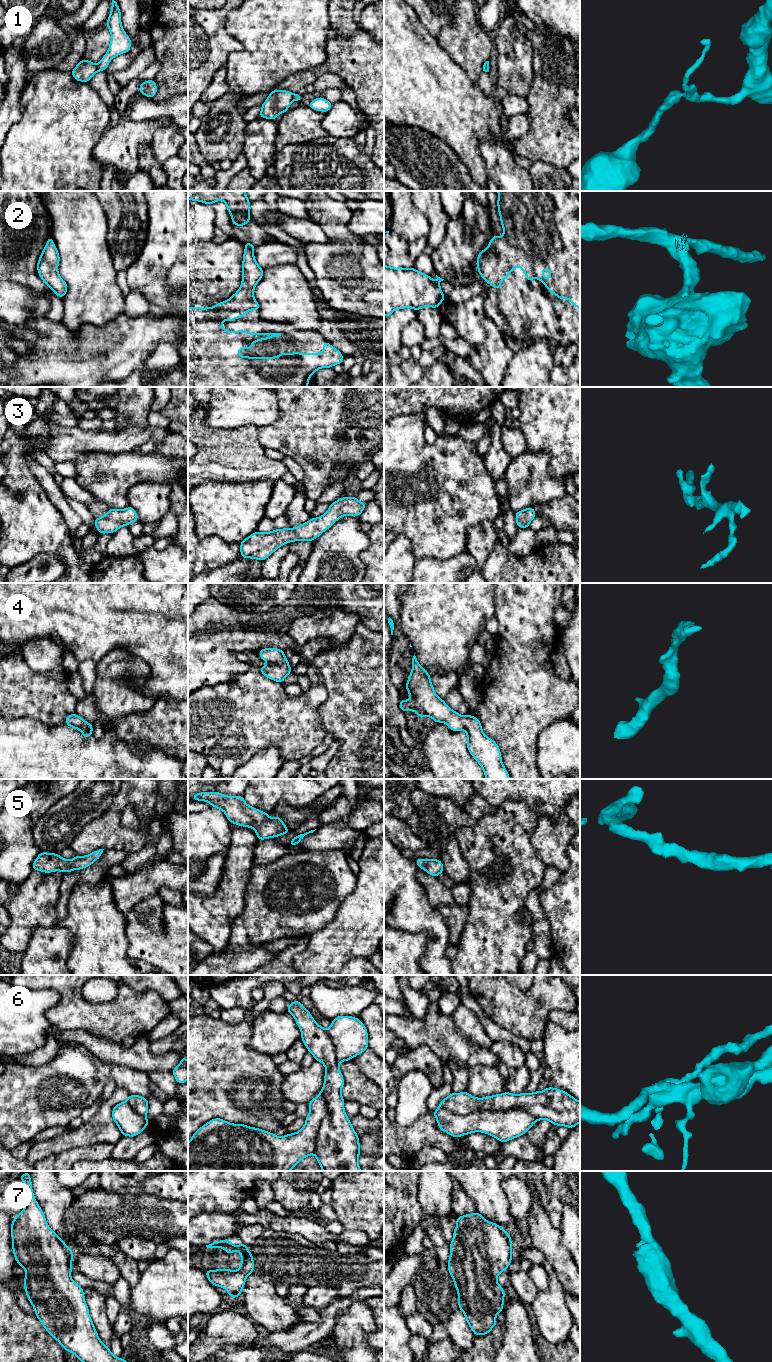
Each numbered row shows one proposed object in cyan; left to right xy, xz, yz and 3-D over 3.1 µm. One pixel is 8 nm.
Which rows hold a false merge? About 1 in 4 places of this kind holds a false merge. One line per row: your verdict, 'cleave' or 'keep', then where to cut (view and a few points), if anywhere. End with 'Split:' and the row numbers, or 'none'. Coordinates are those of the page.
1: cleave; cut in xy along (96, 66), (98, 70)
2: keep; no cut
3: keep; no cut
4: keep; no cut
5: keep; no cut
6: cleave; cut in yz along (439, 1105), (459, 1114), (522, 1107), (537, 1120)
7: keep; no cut
Split: 1, 6

